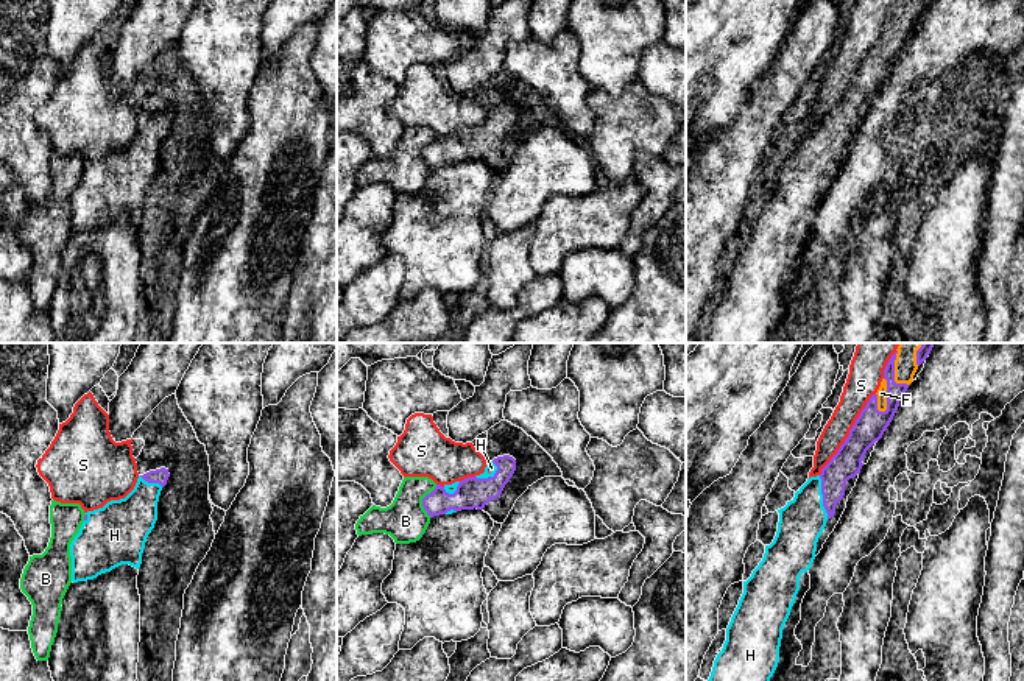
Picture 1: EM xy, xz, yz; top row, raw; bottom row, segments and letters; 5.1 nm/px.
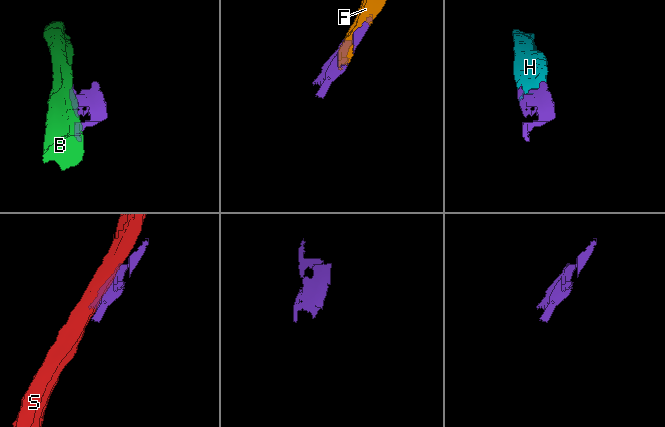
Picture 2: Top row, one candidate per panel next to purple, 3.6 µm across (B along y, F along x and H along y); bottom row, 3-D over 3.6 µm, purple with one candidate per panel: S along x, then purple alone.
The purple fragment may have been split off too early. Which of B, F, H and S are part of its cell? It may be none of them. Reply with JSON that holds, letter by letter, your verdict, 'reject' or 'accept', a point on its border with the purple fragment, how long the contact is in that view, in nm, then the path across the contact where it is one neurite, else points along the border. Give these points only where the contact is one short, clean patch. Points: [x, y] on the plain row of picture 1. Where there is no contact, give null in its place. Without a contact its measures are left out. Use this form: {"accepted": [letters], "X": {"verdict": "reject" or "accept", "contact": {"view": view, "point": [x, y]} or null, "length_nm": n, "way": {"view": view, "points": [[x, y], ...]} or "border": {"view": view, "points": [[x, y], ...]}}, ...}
{"accepted": ["F", "H"], "B": {"verdict": "reject", "contact": {"view": "xz", "point": [423, 151]}, "length_nm": 170}, "F": {"verdict": "accept", "contact": {"view": "yz", "point": [887, 47]}, "length_nm": 190}, "H": {"verdict": "accept", "contact": {"view": "yz", "point": [823, 148]}, "length_nm": 220}, "S": {"verdict": "reject", "contact": {"view": "yz", "point": [850, 84]}, "length_nm": 500}}

